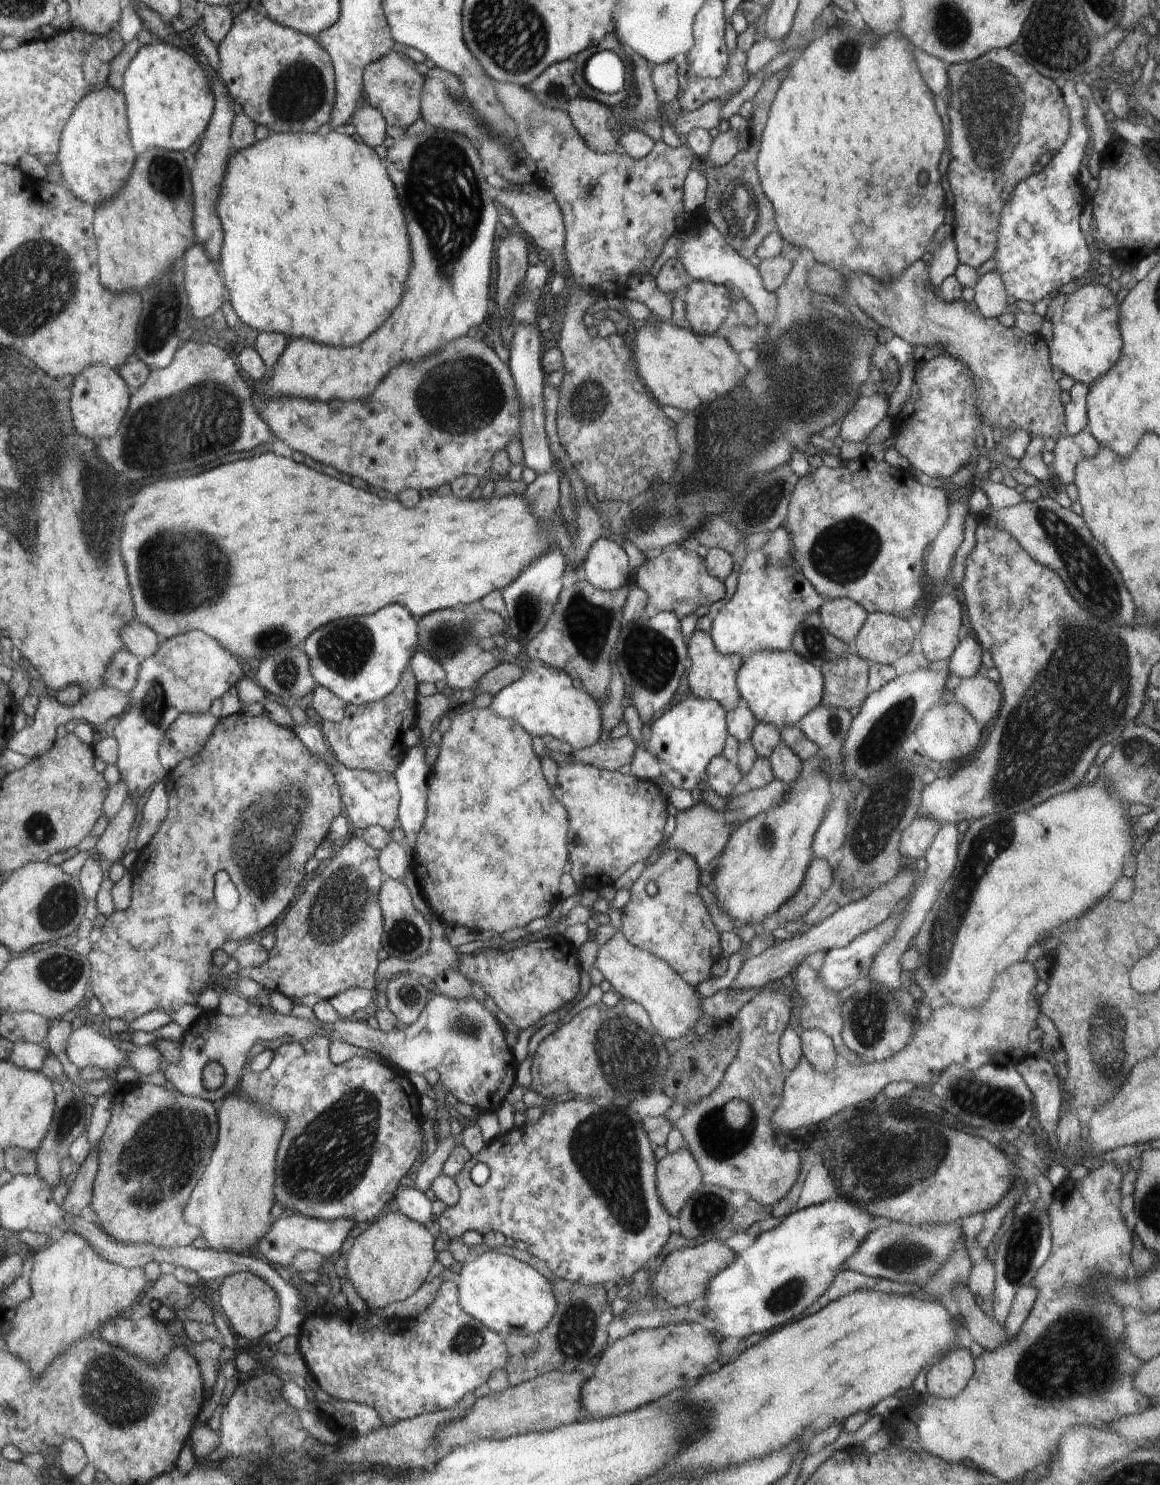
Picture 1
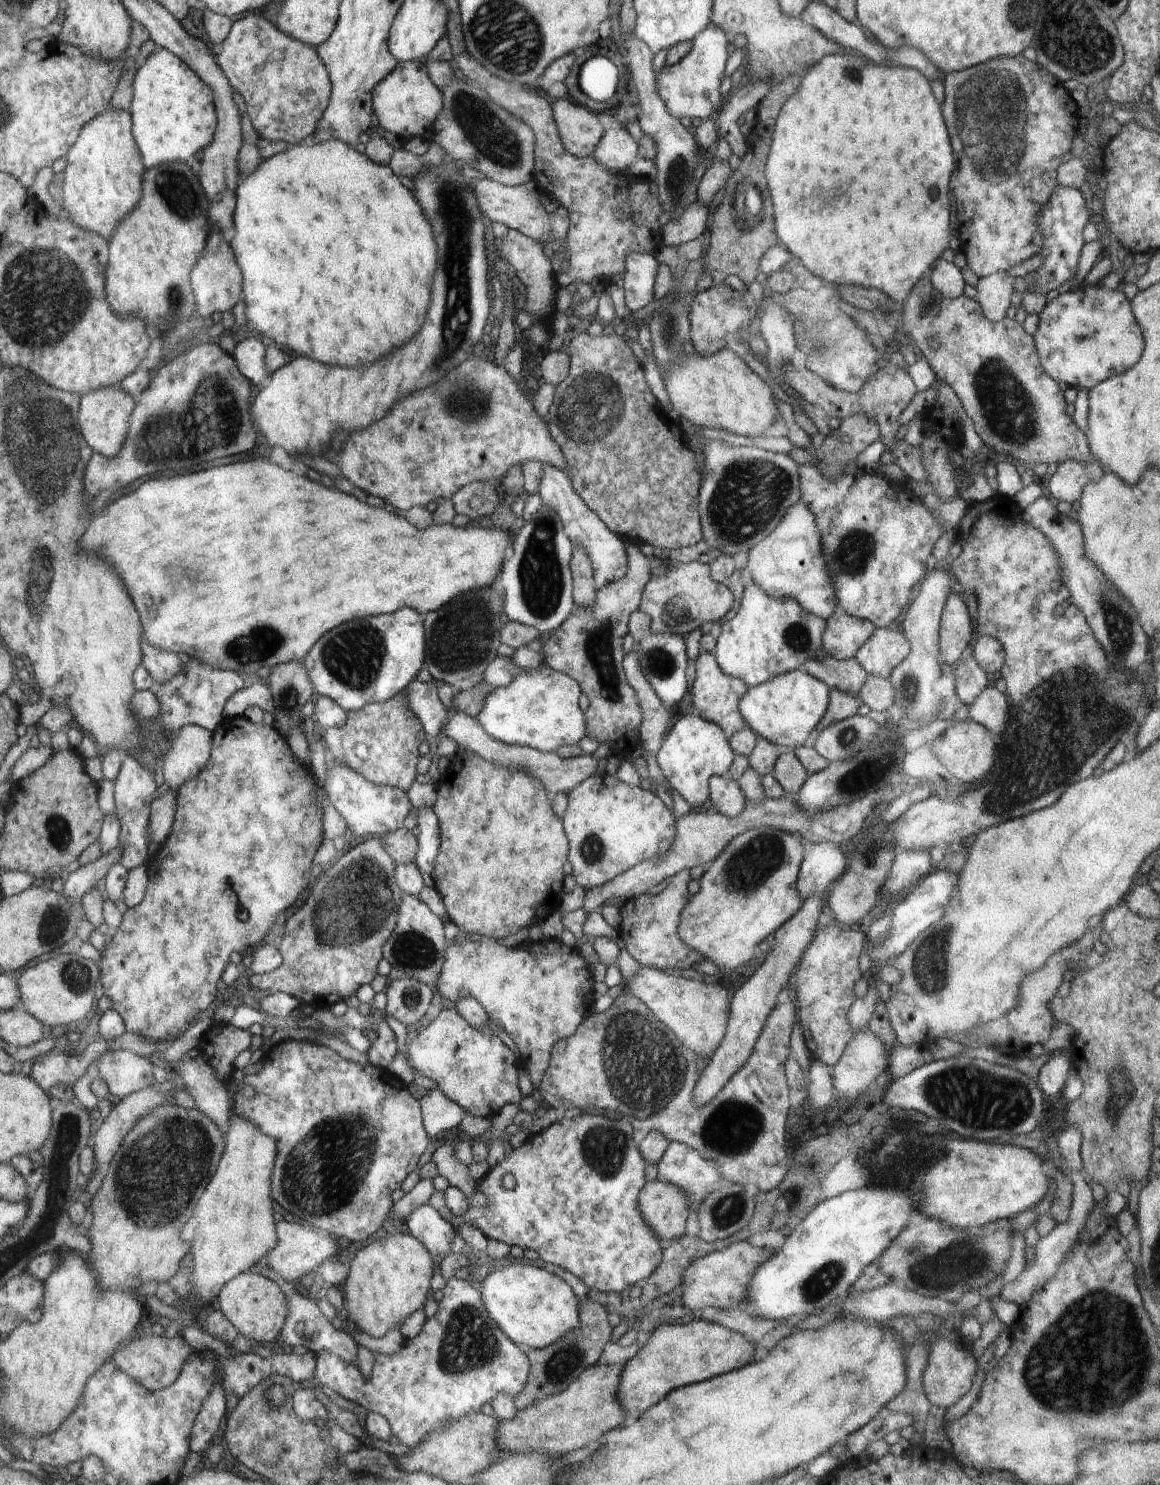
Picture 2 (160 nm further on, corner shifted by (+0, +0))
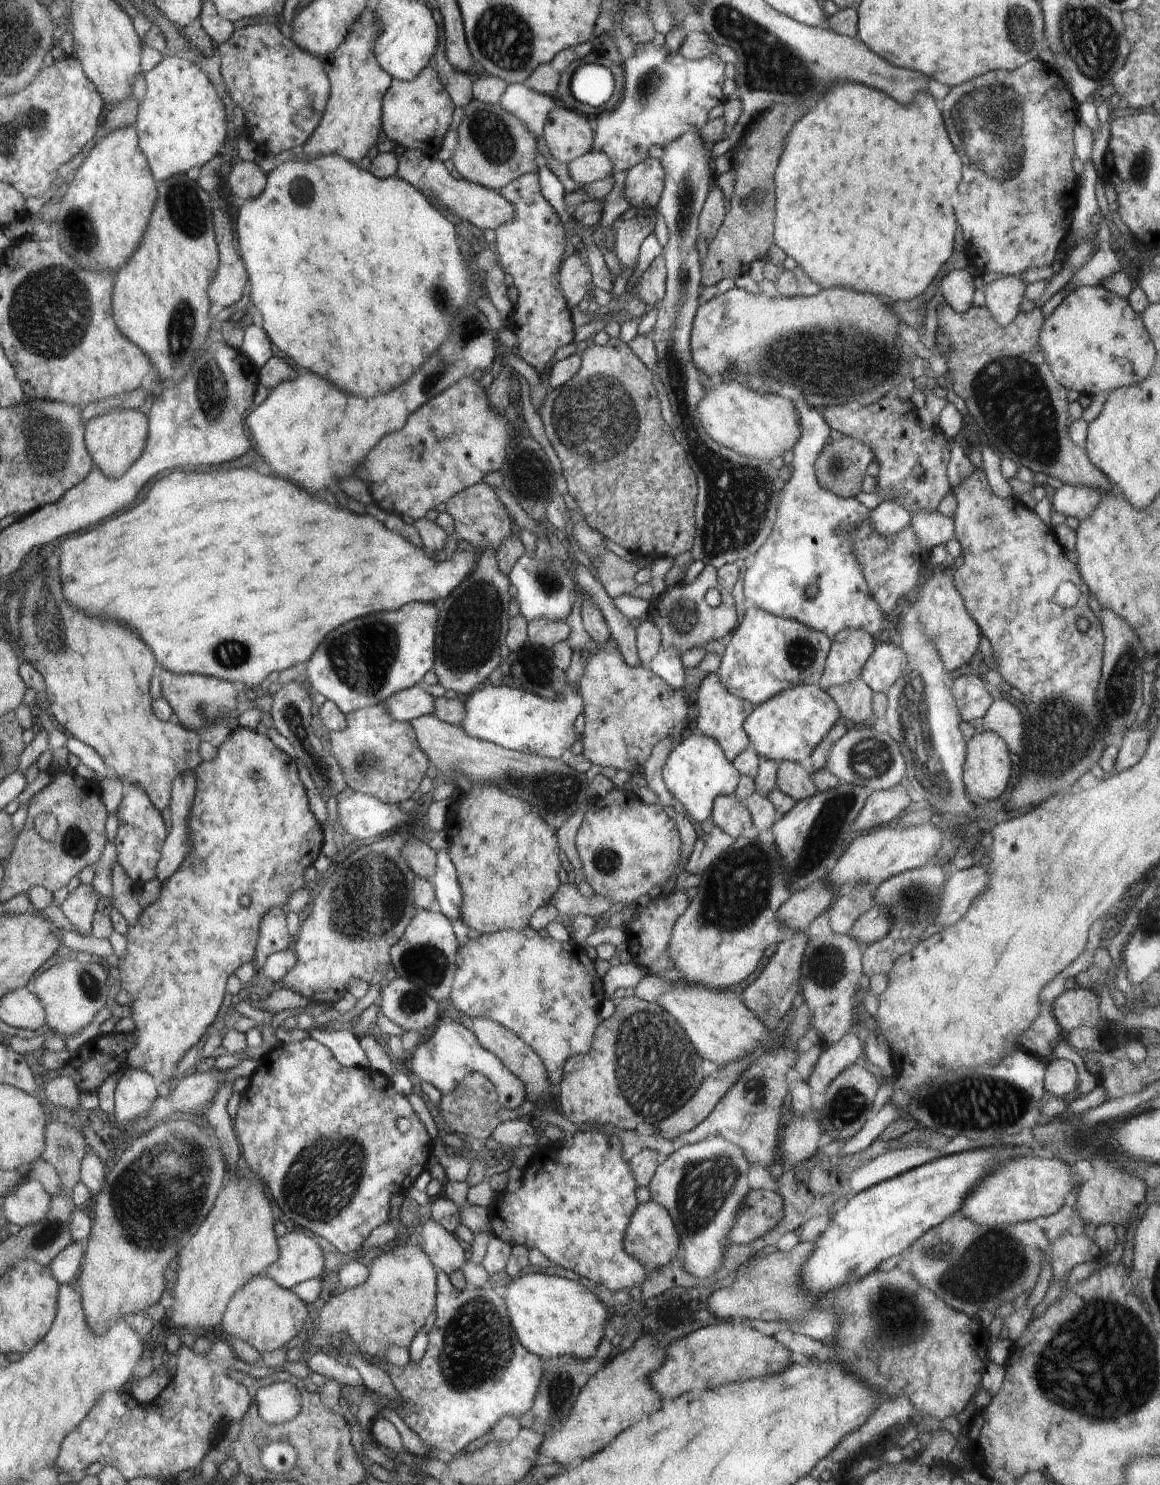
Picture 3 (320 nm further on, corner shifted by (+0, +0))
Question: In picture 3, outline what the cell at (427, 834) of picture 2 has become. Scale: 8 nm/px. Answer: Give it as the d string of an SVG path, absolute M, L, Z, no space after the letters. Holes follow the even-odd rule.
M444 851L437 852L436 872L430 878L435 898L440 903L441 912L450 920L462 920L463 898L458 873L451 858Z

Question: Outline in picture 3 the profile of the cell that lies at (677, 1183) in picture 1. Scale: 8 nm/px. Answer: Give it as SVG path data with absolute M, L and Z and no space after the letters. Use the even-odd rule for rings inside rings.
M654 1201L641 1204L631 1216L631 1226L626 1230L626 1249L651 1271L672 1262L681 1253L676 1229L666 1209Z

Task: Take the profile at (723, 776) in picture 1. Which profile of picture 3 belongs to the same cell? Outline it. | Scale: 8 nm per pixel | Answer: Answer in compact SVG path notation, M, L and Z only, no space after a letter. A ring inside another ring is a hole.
M720 795L714 804L712 820L715 826L736 840L744 832L744 828L752 825L749 810L735 795Z

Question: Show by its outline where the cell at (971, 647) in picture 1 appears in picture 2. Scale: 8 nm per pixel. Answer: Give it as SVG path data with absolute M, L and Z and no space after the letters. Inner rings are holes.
M974 658L959 664L954 674L956 694L961 704L970 706L977 699L977 695L987 687L988 676Z

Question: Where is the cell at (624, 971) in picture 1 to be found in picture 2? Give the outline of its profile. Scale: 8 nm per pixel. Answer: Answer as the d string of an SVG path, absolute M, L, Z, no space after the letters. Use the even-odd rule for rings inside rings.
M642 967L636 978L623 981L627 992L644 1001L644 1004L675 1032L687 1053L710 1059L723 1042L730 1020L731 1001L720 984L666 975L651 967Z

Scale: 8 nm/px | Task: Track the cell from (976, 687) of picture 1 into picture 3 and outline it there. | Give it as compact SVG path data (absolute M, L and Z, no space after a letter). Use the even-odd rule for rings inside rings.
M996 694L988 712L982 717L982 726L985 731L992 731L1000 736L1015 759L1022 756L1024 718L1018 708L1012 706L1003 695Z

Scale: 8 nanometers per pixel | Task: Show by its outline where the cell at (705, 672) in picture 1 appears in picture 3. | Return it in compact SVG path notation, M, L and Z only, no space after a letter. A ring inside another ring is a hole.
M716 673L706 675L698 690L698 719L697 728L706 737L714 737L723 748L727 759L732 762L738 755L751 746L751 739L747 735L743 724L747 716L754 711L754 706L749 700L737 697L724 686Z

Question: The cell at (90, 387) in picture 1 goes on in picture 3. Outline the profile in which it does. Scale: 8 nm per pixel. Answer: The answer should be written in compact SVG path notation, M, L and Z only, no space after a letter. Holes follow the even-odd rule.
M111 410L86 422L86 447L94 467L112 479L119 479L143 455L150 435L148 420L138 410Z

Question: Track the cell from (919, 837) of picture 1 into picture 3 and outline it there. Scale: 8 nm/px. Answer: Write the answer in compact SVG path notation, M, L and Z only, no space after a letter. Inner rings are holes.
M875 904L853 924L850 936L854 937L861 947L866 947L880 942L889 930L889 919L885 911Z

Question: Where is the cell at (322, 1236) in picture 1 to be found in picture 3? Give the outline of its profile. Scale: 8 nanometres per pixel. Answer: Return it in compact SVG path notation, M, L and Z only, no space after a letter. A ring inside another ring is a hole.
M288 1232L279 1240L279 1260L266 1270L281 1287L295 1290L304 1282L314 1281L324 1270L324 1258L320 1246L302 1234Z

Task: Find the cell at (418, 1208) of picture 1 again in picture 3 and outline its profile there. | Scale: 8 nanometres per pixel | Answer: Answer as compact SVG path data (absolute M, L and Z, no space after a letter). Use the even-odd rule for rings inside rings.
M434 1221L425 1223L418 1243L431 1257L436 1270L445 1272L448 1276L456 1270L462 1270L467 1262L458 1237Z

